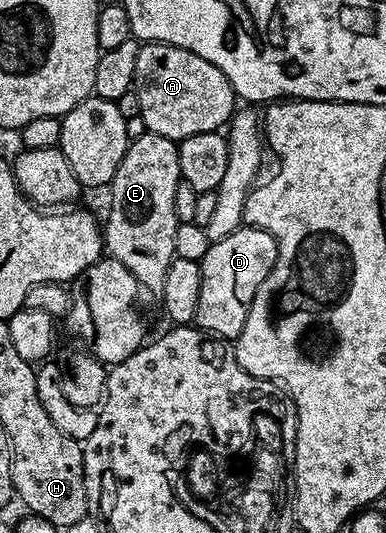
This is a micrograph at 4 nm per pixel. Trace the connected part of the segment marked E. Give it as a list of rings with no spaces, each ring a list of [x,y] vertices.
[[[142,133],[130,140],[127,144],[127,152],[125,157],[121,157],[121,165],[117,165],[117,173],[113,177],[113,181],[109,184],[109,192],[111,191],[111,208],[107,211],[107,227],[105,223],[105,251],[108,256],[117,261],[121,261],[121,265],[125,265],[125,269],[129,269],[129,273],[133,273],[133,277],[139,282],[140,288],[144,292],[155,291],[162,292],[163,282],[165,281],[165,269],[169,269],[172,259],[175,258],[175,250],[173,249],[173,233],[175,232],[176,218],[173,209],[173,193],[177,193],[177,185],[180,183],[179,178],[179,144],[176,140],[169,137],[161,137],[150,133]]]

